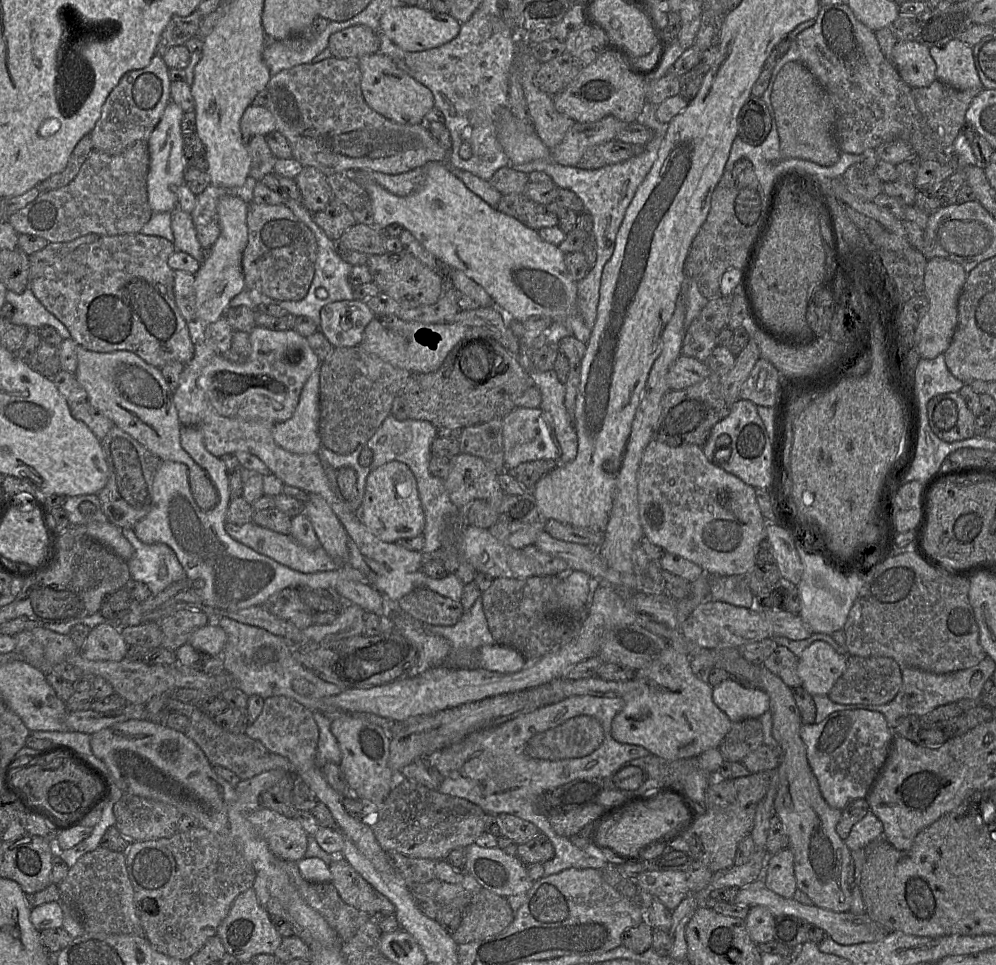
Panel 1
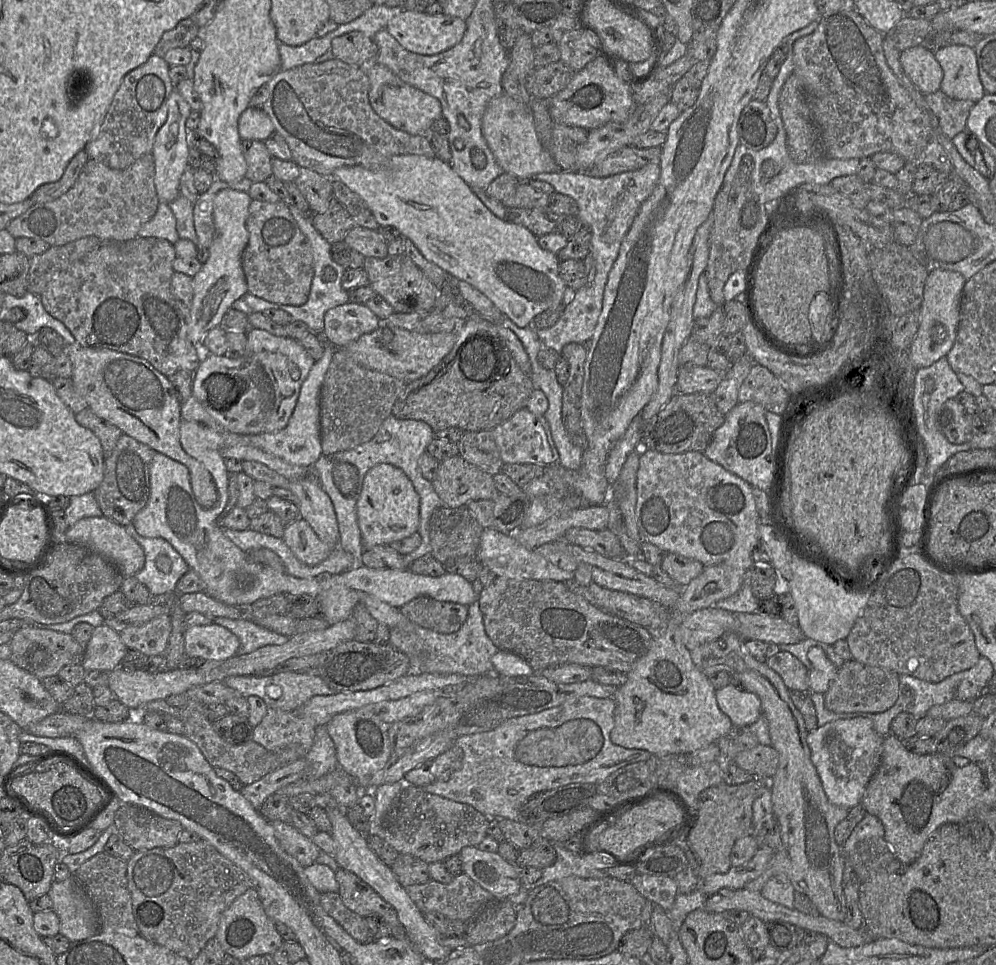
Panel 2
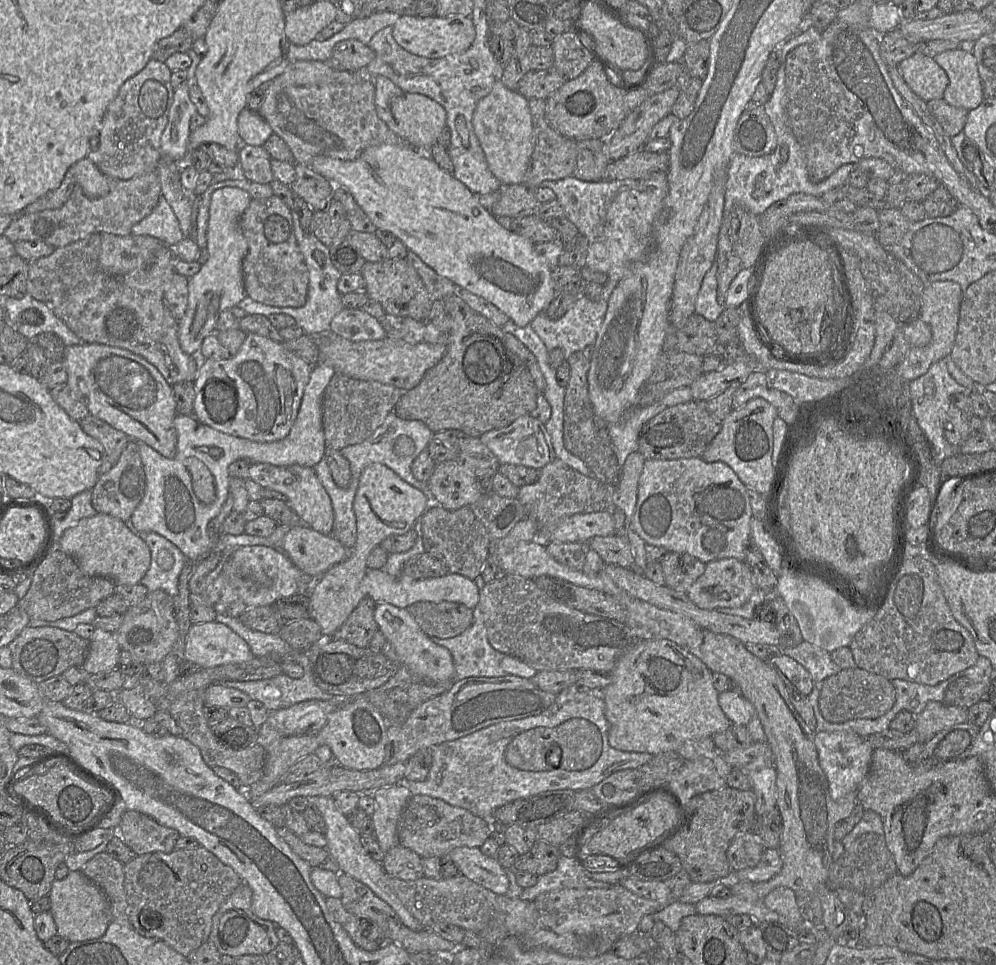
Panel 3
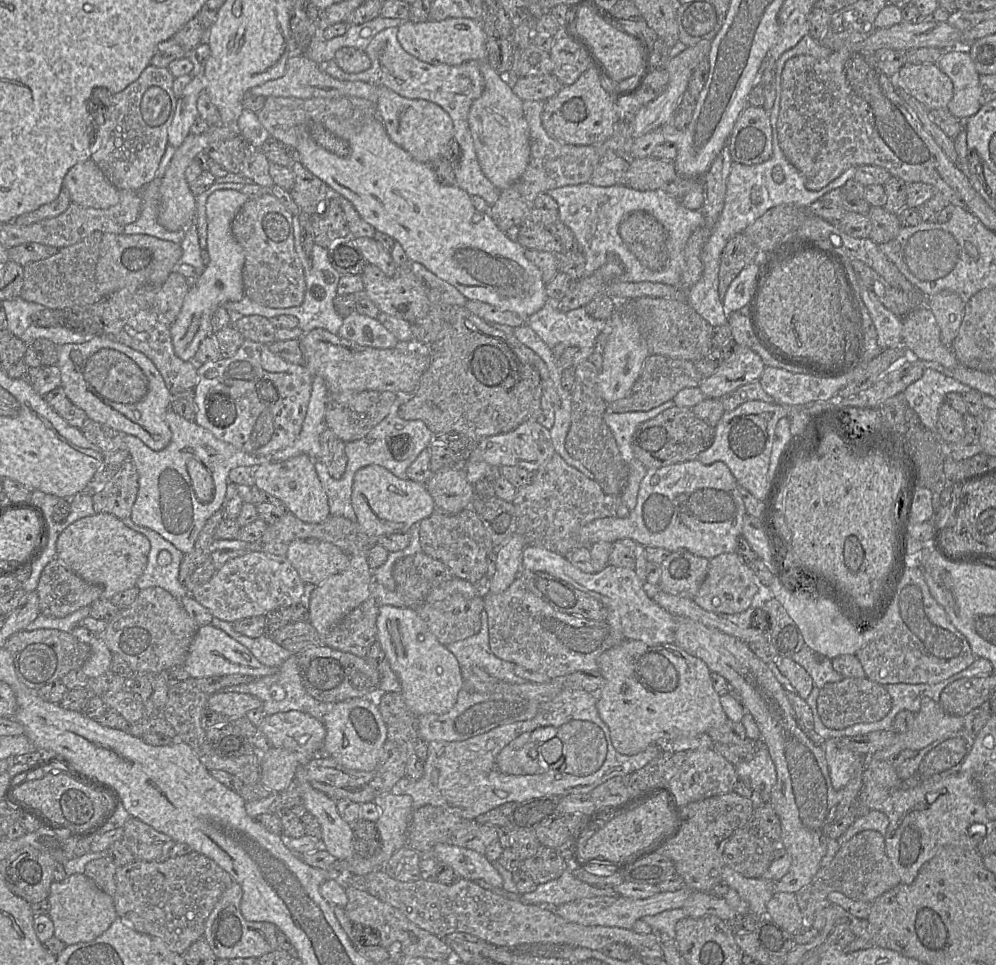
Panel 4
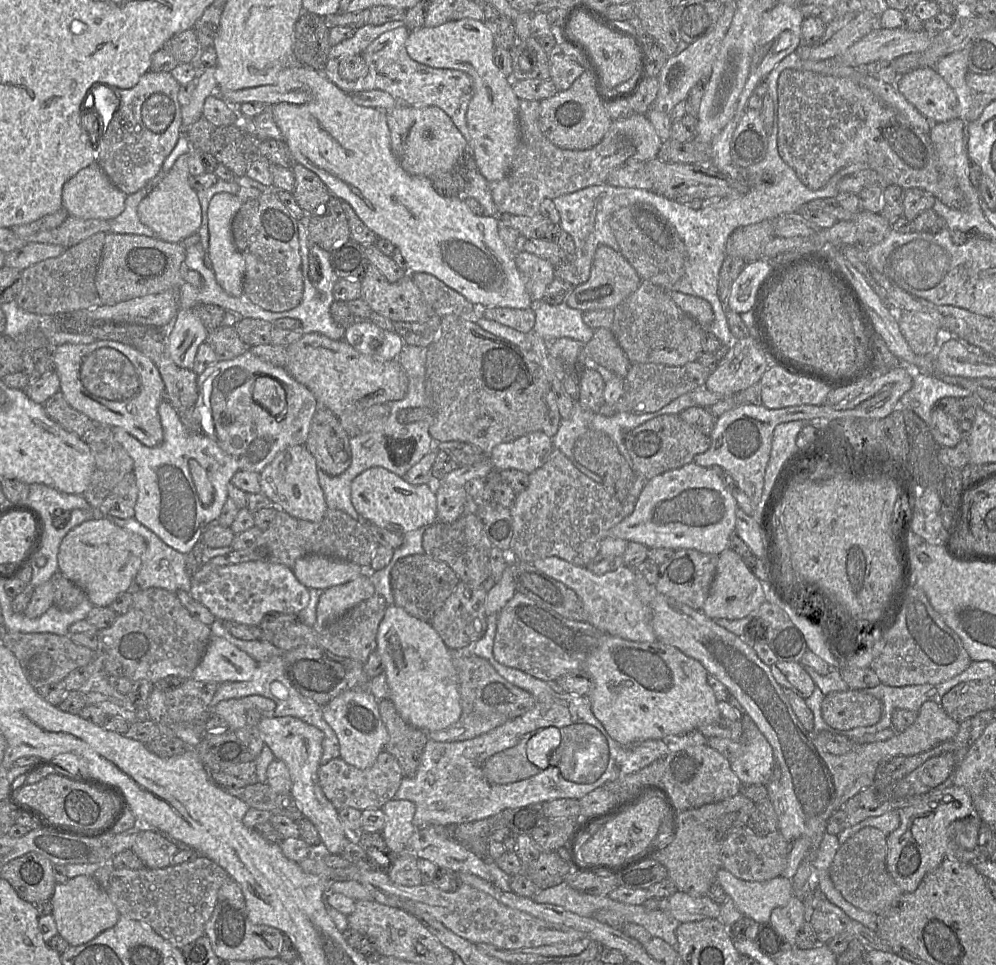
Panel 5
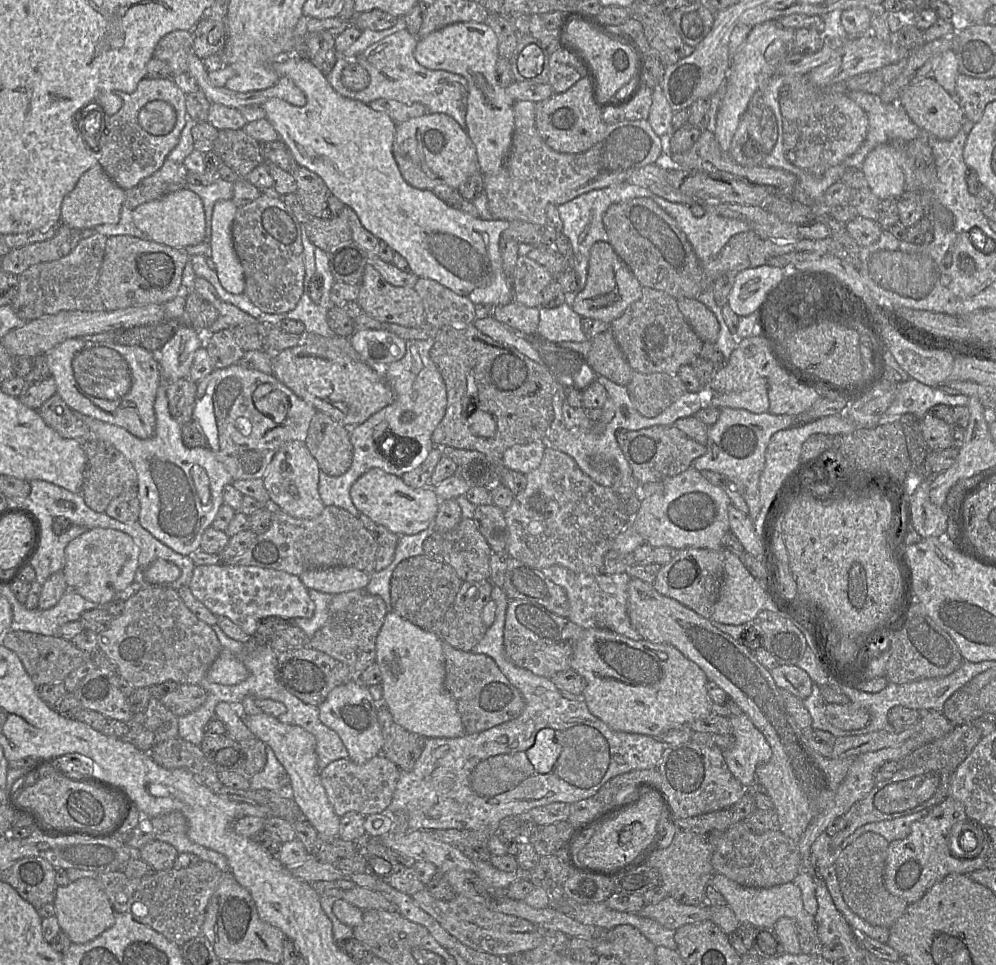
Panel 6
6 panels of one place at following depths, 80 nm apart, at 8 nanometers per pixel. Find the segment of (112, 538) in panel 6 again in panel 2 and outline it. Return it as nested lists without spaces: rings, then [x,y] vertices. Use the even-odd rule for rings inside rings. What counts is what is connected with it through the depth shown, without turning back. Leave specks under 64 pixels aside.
[[[86,517],[69,526],[62,540],[81,545],[100,555],[112,563],[124,577],[134,576],[145,564],[145,553],[138,542],[130,536],[125,527],[116,522],[101,517]]]

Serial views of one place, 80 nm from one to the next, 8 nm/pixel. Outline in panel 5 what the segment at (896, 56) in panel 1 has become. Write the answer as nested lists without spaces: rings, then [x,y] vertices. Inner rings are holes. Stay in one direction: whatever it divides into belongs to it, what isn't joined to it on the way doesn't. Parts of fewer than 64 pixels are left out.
[[[915,68],[900,75],[895,85],[906,100],[932,123],[958,117],[955,92],[935,68]]]

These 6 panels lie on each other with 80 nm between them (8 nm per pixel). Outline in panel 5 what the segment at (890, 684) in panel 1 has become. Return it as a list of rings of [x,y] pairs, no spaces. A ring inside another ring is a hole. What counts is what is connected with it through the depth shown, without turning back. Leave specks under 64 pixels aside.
[[[864,690],[831,692],[821,704],[824,721],[834,729],[851,730],[877,724],[883,714],[882,702]]]

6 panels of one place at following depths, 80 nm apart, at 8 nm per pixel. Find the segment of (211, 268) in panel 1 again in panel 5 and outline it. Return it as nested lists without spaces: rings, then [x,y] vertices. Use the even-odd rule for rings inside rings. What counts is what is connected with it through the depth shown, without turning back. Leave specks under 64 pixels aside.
[[[226,192],[214,195],[208,206],[208,254],[218,284],[228,295],[233,297],[240,297],[244,292],[245,260],[234,243],[232,233],[232,221],[241,206],[242,202],[236,195]],[[179,309],[169,328],[165,328],[167,348],[172,361],[191,369],[198,347],[207,341],[209,331],[192,309]]]

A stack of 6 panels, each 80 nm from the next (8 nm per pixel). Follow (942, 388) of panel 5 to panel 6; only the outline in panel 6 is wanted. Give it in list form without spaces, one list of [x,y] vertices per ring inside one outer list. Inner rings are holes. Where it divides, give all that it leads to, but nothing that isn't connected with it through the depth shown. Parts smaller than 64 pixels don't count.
[[[910,377],[908,381],[896,384],[895,398],[880,418],[878,425],[899,421],[905,413],[912,413],[922,420],[935,405],[956,407],[967,405],[968,401],[969,397],[966,395],[950,395]]]

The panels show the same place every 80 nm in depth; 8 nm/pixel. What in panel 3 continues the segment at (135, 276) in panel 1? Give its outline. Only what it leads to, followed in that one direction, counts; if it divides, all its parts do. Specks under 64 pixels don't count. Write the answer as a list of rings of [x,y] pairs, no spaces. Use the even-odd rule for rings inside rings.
[[[163,247],[143,268],[111,276],[98,270],[92,282],[81,290],[67,293],[53,313],[84,343],[98,343],[123,348],[152,364],[173,386],[194,382],[203,357],[185,353],[179,343],[178,320],[164,303],[163,297],[175,274],[178,259],[174,248]]]

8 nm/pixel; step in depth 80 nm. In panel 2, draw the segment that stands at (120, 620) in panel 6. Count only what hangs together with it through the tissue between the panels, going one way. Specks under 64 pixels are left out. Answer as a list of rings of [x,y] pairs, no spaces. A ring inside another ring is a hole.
[[[162,614],[140,626],[131,626],[119,632],[124,645],[145,655],[163,655],[171,633],[171,618]]]

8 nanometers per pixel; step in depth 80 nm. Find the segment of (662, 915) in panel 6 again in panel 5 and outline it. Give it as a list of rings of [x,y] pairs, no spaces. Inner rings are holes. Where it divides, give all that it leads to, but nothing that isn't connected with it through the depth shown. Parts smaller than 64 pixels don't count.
[[[682,891],[663,898],[659,910],[669,913],[679,923],[699,921],[706,918],[718,919],[720,905],[707,895],[692,896]]]

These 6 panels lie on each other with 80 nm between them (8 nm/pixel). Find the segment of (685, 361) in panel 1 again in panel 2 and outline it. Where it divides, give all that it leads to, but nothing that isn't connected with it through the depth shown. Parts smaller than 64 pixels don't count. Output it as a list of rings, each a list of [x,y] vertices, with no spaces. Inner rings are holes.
[[[708,366],[679,368],[676,392],[681,394],[713,394],[724,378],[725,372],[716,372]]]

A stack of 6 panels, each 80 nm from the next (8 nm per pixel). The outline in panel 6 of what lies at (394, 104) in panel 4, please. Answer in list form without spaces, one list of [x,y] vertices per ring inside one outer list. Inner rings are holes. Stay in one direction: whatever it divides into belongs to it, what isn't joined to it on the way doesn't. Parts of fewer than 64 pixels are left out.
[[[428,113],[397,124],[393,155],[405,181],[420,190],[433,191],[437,186],[458,190],[470,177],[480,172],[476,148],[468,133],[451,116],[441,113]]]

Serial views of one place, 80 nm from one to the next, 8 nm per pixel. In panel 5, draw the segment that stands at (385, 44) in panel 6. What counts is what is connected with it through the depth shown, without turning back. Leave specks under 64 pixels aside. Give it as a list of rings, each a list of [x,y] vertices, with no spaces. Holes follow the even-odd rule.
[[[404,25],[387,31],[375,39],[362,53],[368,66],[367,75],[351,81],[352,83],[362,83],[365,87],[363,90],[345,89],[345,91],[353,95],[361,91],[382,90],[395,98],[399,104],[413,107],[438,107],[451,118],[469,147],[471,137],[467,126],[467,111],[474,95],[472,79],[460,70],[432,68],[411,59],[405,46],[409,33],[410,31]]]

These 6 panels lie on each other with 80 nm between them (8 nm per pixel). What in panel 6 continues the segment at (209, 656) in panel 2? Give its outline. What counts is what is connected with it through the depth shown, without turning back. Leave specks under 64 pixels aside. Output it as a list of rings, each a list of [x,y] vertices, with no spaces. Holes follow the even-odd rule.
[[[223,648],[208,670],[206,680],[222,685],[235,685],[245,681],[248,676],[249,671],[240,656]]]

